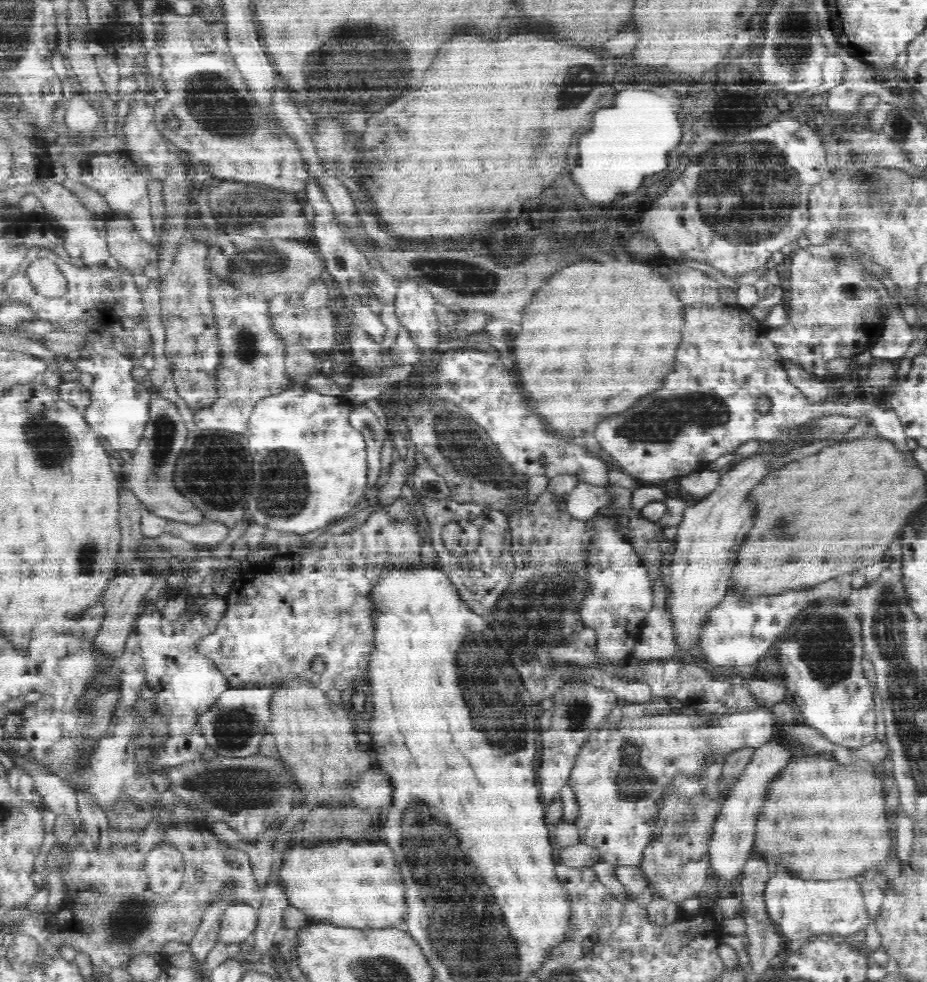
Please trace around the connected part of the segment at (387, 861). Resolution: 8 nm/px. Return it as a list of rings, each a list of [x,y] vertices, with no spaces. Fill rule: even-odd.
[[[355,842],[320,844],[312,850],[298,846],[292,850],[286,862],[281,862],[288,901],[304,911],[310,923],[330,922],[362,930],[403,927],[402,922],[408,918],[408,886],[394,850],[384,842]]]

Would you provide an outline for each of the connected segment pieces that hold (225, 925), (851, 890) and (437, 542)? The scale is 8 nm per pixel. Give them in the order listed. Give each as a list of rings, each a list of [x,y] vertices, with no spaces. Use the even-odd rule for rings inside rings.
[[[235,901],[222,914],[218,941],[226,944],[250,939],[258,926],[258,909],[246,901]]]
[[[780,862],[776,866],[776,870],[771,873],[765,888],[764,898],[770,917],[781,926],[780,932],[786,936],[788,942],[793,939],[804,941],[822,935],[850,938],[854,932],[864,930],[868,923],[873,921],[864,902],[862,885],[854,877],[836,880],[804,880],[804,878],[798,878],[788,864]]]
[[[446,497],[441,501],[417,498],[416,501],[422,504],[428,518],[432,545],[438,553],[437,566],[448,576],[460,599],[470,610],[480,616],[488,614],[490,606],[510,584],[510,578],[516,570],[508,516],[504,511],[488,505],[470,501],[458,502],[454,497]],[[470,522],[480,522],[482,526]]]

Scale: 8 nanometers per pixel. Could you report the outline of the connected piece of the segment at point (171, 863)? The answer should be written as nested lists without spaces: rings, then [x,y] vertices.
[[[160,846],[148,856],[148,888],[161,900],[171,900],[183,881],[182,857],[174,847]]]

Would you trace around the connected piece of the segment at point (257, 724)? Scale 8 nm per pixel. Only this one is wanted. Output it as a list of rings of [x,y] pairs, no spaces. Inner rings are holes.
[[[271,685],[229,686],[221,692],[206,712],[196,716],[196,726],[200,728],[209,748],[221,757],[242,758],[256,754],[271,717],[270,704],[274,692],[276,686]]]

